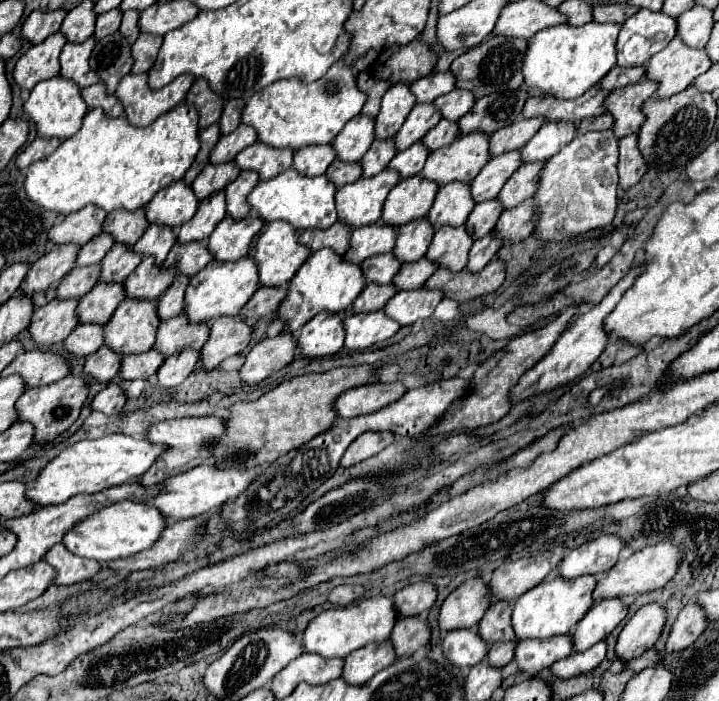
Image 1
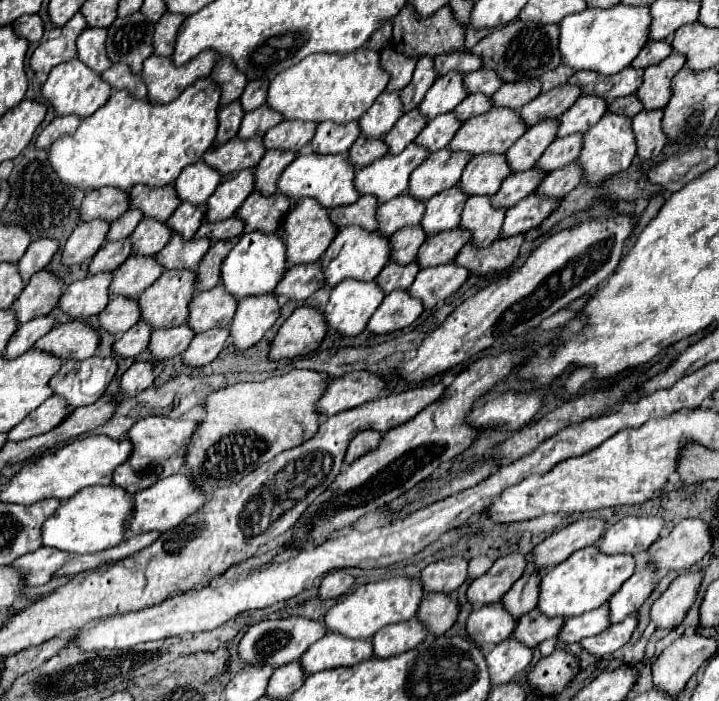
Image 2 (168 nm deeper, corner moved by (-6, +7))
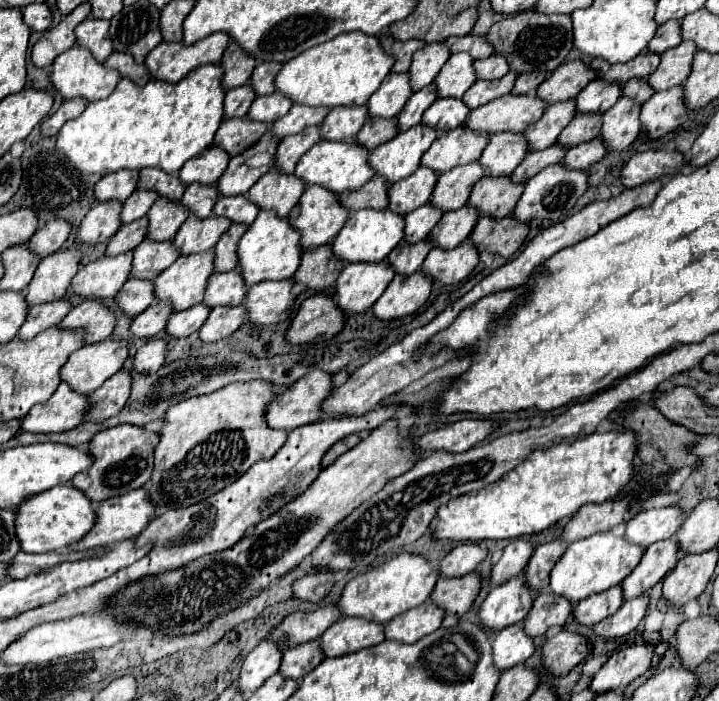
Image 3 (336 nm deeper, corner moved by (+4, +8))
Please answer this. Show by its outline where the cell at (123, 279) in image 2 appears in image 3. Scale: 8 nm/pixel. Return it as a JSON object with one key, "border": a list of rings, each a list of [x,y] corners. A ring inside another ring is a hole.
{"border":[[[145,239],[135,247],[135,259],[133,259],[133,277],[143,279],[155,279],[161,271],[165,271],[173,261],[179,257],[171,241],[149,241]]]}

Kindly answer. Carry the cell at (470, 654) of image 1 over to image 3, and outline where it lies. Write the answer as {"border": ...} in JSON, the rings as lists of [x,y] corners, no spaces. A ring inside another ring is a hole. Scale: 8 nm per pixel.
{"border":[[[523,575],[509,579],[503,585],[491,589],[487,599],[479,609],[479,619],[487,629],[503,629],[507,625],[519,623],[527,617],[533,605],[533,591],[525,585]]]}

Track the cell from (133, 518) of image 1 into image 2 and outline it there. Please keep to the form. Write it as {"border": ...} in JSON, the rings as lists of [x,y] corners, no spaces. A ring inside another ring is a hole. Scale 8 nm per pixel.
{"border":[[[91,486],[67,498],[59,510],[43,524],[43,544],[75,554],[95,554],[119,546],[129,536],[127,522],[131,522],[131,496],[119,486]]]}

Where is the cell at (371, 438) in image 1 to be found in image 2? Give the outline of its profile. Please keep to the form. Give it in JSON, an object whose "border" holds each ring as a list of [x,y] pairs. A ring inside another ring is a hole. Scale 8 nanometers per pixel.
{"border":[[[363,430],[363,432],[359,432],[359,434],[351,440],[351,444],[349,444],[349,448],[347,448],[347,454],[345,454],[345,460],[343,460],[345,468],[347,468],[351,462],[355,462],[357,456],[361,458],[361,456],[365,454],[365,450],[375,450],[375,446],[379,444],[379,438],[381,438],[381,432],[377,432],[377,430]]]}

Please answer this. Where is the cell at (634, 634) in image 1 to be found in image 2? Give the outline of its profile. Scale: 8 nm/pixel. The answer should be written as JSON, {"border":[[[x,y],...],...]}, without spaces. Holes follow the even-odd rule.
{"border":[[[687,572],[681,574],[651,606],[649,620],[657,626],[657,630],[667,630],[671,626],[679,626],[685,618],[689,606],[695,600],[695,592],[701,584],[703,574]]]}

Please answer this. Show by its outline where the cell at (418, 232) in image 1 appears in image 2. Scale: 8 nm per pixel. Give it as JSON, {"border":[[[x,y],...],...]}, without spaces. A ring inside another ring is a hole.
{"border":[[[457,186],[429,198],[425,202],[425,214],[421,218],[421,228],[427,236],[435,236],[443,230],[453,230],[459,224],[459,216],[463,204],[469,196],[465,196]]]}

